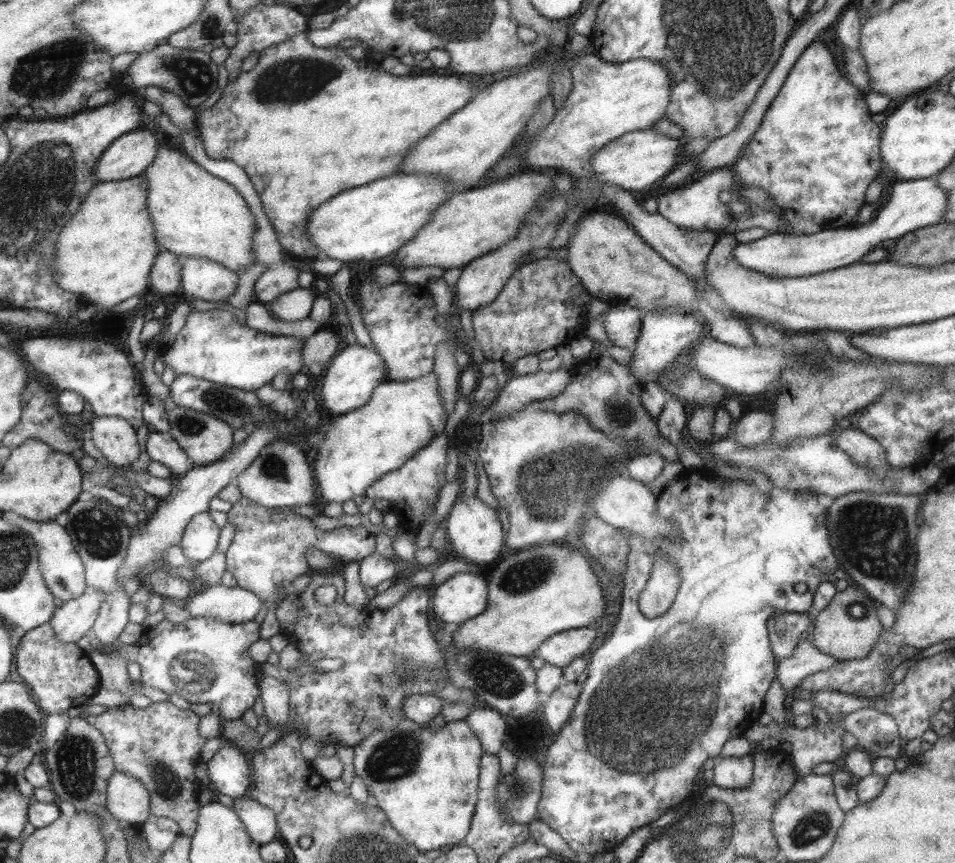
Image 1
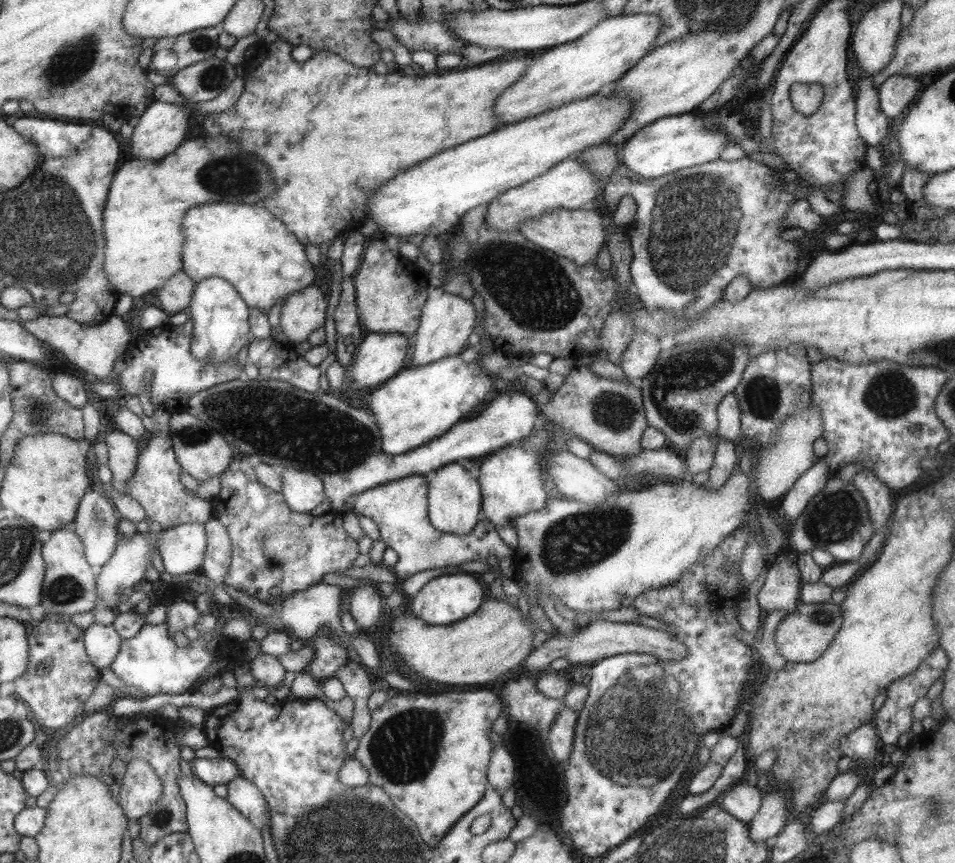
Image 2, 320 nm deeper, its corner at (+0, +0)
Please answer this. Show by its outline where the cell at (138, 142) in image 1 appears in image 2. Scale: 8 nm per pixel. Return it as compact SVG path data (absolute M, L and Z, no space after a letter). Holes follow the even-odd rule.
M154 100L138 116L138 123L133 129L133 134L128 139L129 154L133 159L154 161L171 154L185 140L187 132L188 111L183 111L175 103Z

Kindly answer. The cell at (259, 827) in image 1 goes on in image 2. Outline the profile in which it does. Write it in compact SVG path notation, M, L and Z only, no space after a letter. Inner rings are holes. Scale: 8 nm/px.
M241 776L235 777L226 784L226 799L243 815L248 818L259 830L264 823L268 824L268 808L259 789Z

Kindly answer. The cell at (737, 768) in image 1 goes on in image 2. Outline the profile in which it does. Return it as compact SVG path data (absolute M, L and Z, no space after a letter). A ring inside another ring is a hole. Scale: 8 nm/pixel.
M744 779L729 785L718 798L718 804L735 820L749 826L749 821L760 807L763 791L756 786L748 786Z

